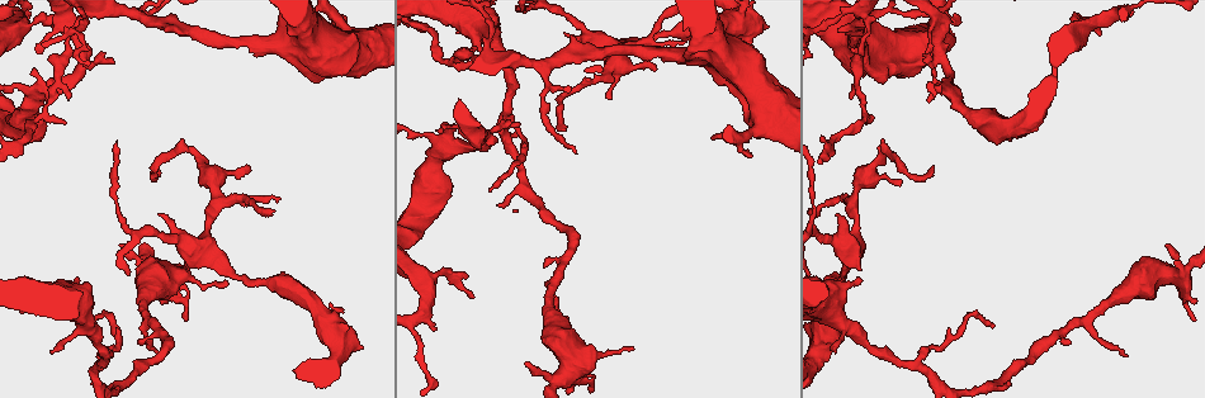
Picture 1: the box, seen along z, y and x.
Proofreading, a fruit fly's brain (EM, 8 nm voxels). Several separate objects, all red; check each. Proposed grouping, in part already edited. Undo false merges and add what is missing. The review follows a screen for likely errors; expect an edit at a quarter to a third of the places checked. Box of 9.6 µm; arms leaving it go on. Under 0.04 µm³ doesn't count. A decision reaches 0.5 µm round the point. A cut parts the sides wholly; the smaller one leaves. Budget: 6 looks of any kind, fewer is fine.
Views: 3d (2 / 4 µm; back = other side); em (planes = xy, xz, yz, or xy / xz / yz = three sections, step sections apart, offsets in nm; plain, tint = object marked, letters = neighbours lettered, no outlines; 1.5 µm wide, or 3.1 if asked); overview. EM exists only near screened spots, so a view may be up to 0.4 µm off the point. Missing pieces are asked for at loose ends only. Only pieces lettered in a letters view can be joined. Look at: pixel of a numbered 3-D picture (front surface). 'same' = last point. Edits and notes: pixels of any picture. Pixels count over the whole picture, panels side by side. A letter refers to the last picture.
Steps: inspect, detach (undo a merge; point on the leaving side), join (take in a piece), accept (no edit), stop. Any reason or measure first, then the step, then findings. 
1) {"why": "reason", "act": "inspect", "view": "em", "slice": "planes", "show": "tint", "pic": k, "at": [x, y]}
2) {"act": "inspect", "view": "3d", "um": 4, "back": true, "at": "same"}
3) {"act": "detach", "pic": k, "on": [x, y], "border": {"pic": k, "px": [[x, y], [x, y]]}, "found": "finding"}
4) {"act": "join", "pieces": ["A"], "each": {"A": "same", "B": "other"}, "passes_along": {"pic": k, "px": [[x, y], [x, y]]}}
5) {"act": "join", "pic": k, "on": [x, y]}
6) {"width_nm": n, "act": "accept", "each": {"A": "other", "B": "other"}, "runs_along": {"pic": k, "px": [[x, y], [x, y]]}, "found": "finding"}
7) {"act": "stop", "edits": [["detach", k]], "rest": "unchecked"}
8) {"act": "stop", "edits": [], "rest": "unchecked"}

{"why": "thin end", "act": "inspect", "view": "3d", "um": 4, "pic": 1, "at": [1099, 34]}

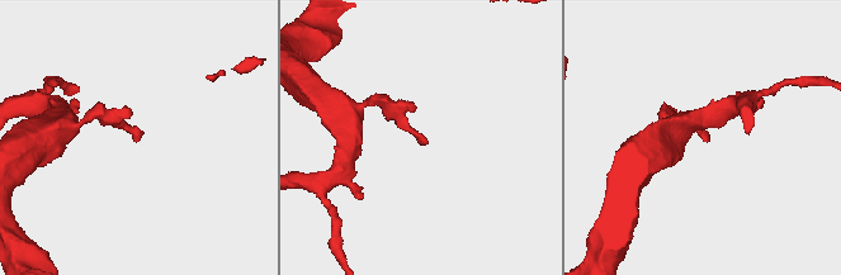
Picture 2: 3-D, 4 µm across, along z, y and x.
{"why": "now the EM", "act": "inspect", "view": "em", "slice": "xy", "step": 8, "show": "tint", "pic": 2, "at": [709, 137]}

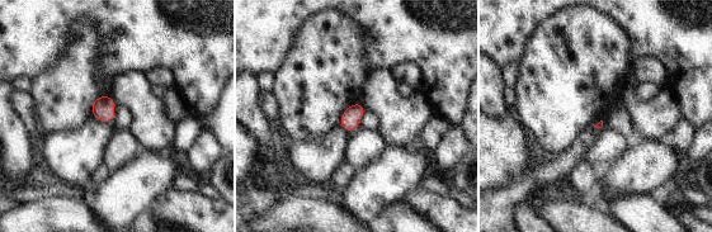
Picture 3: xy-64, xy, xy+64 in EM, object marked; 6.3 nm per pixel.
{"why": "cut it another way", "act": "inspect", "view": "em", "slice": "planes", "show": "letters", "at": "same"}

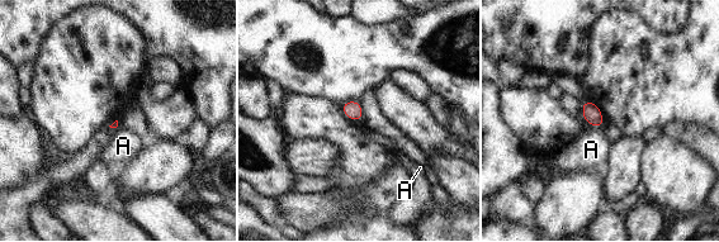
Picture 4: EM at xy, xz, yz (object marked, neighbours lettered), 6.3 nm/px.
{"longest_contact_nm": ["A", 70], "act": "accept", "each": {"A": "other"}, "border": {"pic": 4, "px": [[592, 126], [602, 127]]}, "found": "none of them fits"}

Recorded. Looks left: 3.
{"why": "branch stops here", "act": "inspect", "view": "em", "slice": "planes", "show": "letters", "pic": 1, "at": [1127, 354]}

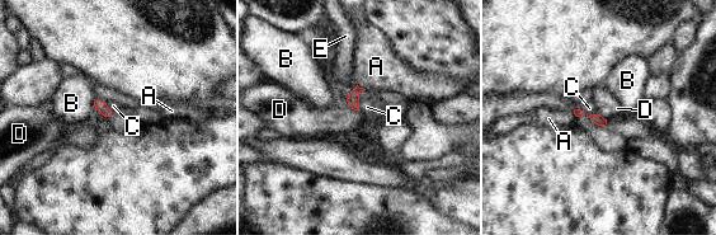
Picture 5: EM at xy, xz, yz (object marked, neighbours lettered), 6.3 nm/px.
{"width_nm": 70, "act": "accept", "each": {"A": "other", "B": "other", "C": "other", "D": "other", "E": "other"}, "border": {"pic": 5, "px": [[347, 104], [359, 111]]}, "found": "none of them fits"}

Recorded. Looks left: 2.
{"act": "stop", "edits": [], "rest": "unchecked"}

